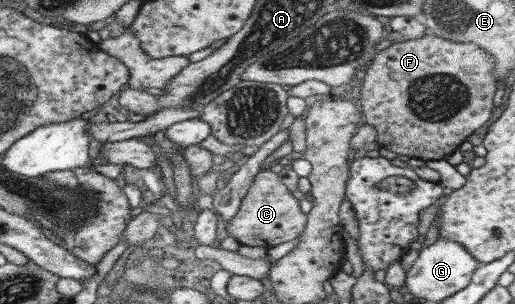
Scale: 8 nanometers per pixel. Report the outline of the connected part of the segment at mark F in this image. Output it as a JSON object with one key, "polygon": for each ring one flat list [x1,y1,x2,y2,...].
{"polygon":[[427,28,420,38,392,44,379,52,368,66,358,104,364,116,363,122,375,128,377,144,397,155,424,161,446,160,491,118,497,92,495,71,494,57,475,42,446,40]]}

